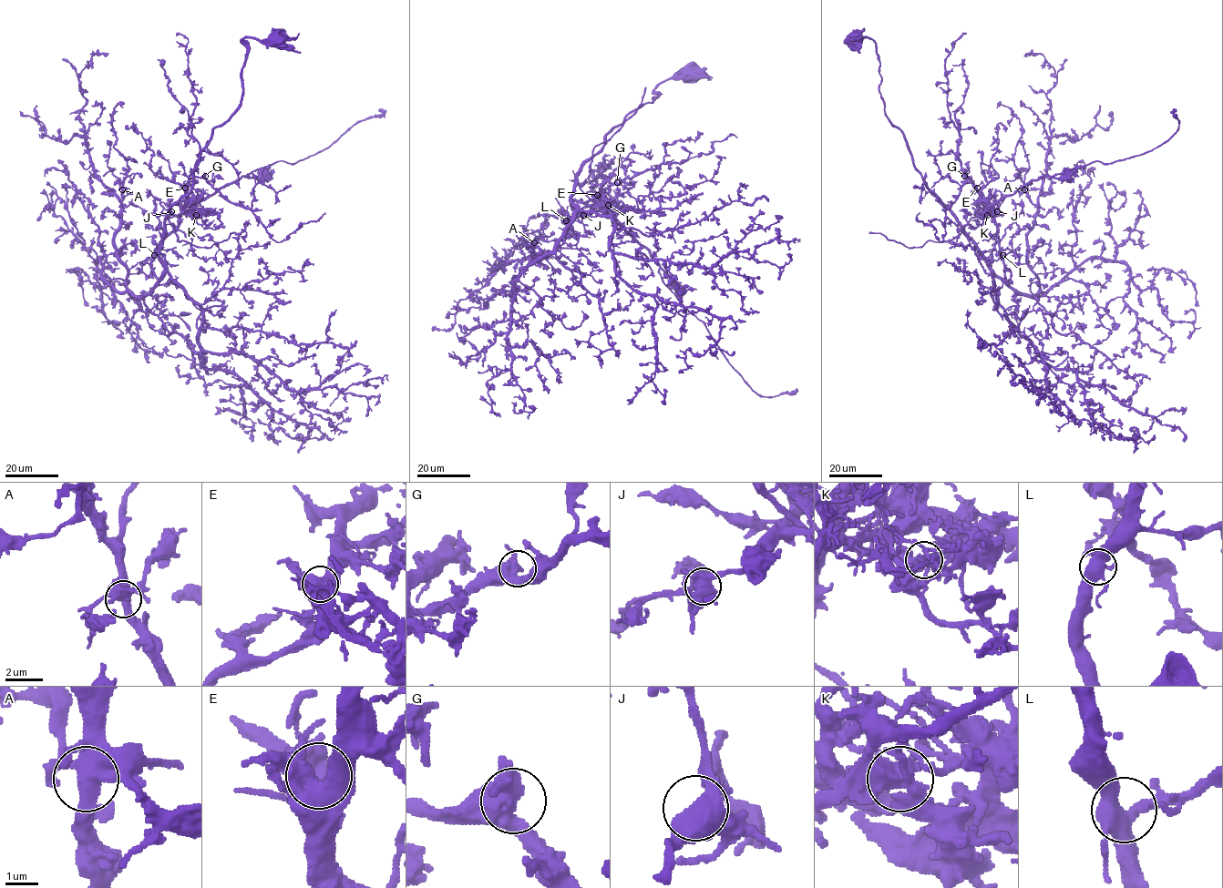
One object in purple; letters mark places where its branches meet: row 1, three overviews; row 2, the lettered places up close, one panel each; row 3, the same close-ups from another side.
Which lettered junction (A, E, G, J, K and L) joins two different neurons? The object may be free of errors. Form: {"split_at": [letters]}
{"split_at": ["K"]}

